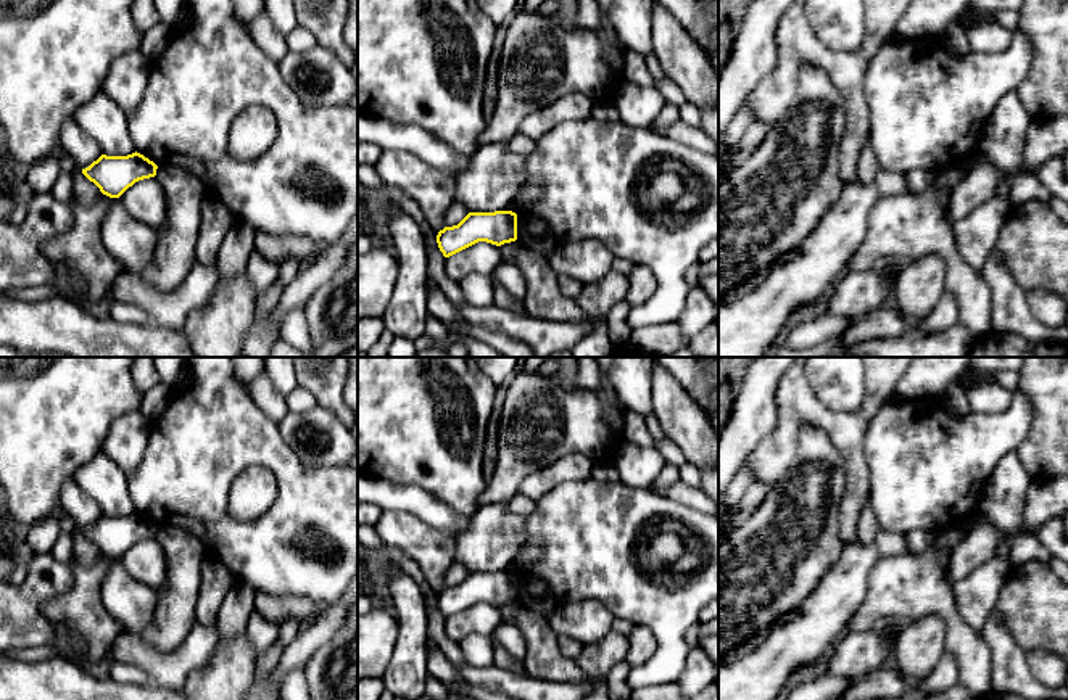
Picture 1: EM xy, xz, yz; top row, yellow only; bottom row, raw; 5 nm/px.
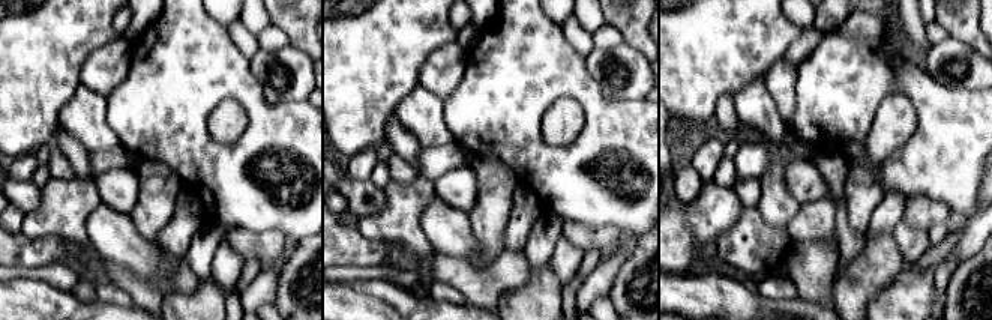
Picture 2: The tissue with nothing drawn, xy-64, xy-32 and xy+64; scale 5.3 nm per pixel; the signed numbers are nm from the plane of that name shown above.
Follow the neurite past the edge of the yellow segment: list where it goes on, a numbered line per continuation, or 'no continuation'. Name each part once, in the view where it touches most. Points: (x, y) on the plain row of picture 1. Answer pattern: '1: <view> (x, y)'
no continuation

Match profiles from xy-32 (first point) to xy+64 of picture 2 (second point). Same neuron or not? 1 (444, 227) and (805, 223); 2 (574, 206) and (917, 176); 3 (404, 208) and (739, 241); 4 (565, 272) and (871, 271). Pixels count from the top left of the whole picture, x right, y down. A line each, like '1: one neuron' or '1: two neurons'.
1: two neurons
2: one neuron
3: one neuron
4: two neurons

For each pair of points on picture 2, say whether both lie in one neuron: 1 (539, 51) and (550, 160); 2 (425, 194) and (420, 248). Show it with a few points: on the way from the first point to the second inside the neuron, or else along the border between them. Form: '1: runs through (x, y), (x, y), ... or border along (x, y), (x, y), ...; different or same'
1: runs through (530, 78), (530, 132); same
2: runs through (413, 208), (413, 235); same

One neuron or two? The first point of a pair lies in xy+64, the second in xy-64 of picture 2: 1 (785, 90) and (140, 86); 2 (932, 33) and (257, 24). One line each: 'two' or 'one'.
1: two
2: two

